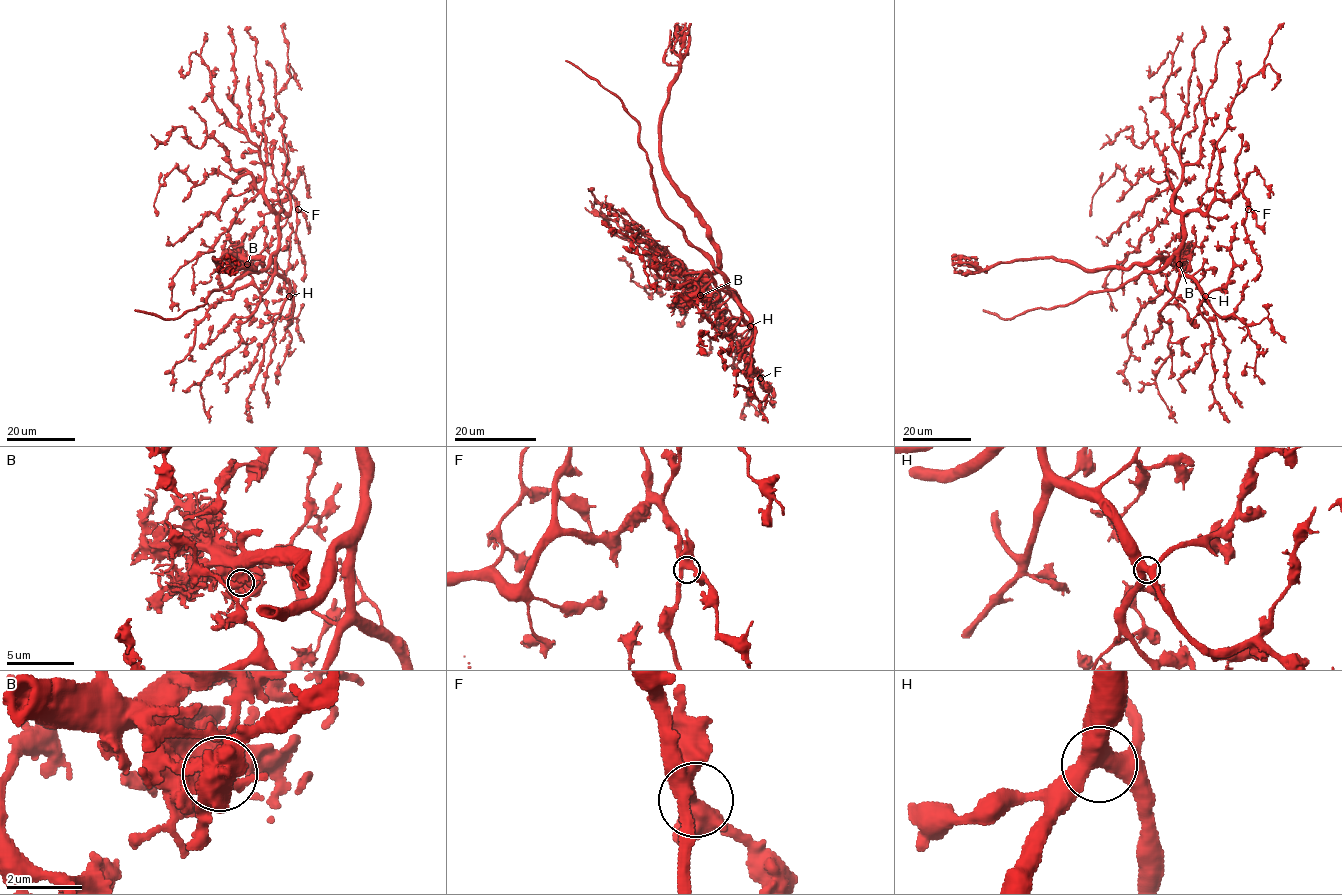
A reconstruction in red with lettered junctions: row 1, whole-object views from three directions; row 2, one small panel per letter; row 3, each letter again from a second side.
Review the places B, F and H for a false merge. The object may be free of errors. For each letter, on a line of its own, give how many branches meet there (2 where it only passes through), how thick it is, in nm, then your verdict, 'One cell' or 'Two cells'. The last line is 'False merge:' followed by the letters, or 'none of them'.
B: Branches: 4. Thickness 440 nm. Two cells
F: Branches: 4. Thickness 420 nm. One cell
H: Branches: 4. Thickness 440 nm. One cell
False merge: B

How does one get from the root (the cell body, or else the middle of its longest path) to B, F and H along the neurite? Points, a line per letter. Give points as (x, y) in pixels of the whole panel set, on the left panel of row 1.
B: (270, 274), (258, 258), (247, 264)
F: (270, 274), (275, 271), (279, 215), (290, 211), (290, 200), (283, 199), (289, 191), (298, 209)
H: (270, 274), (279, 274), (288, 283), (289, 296)

